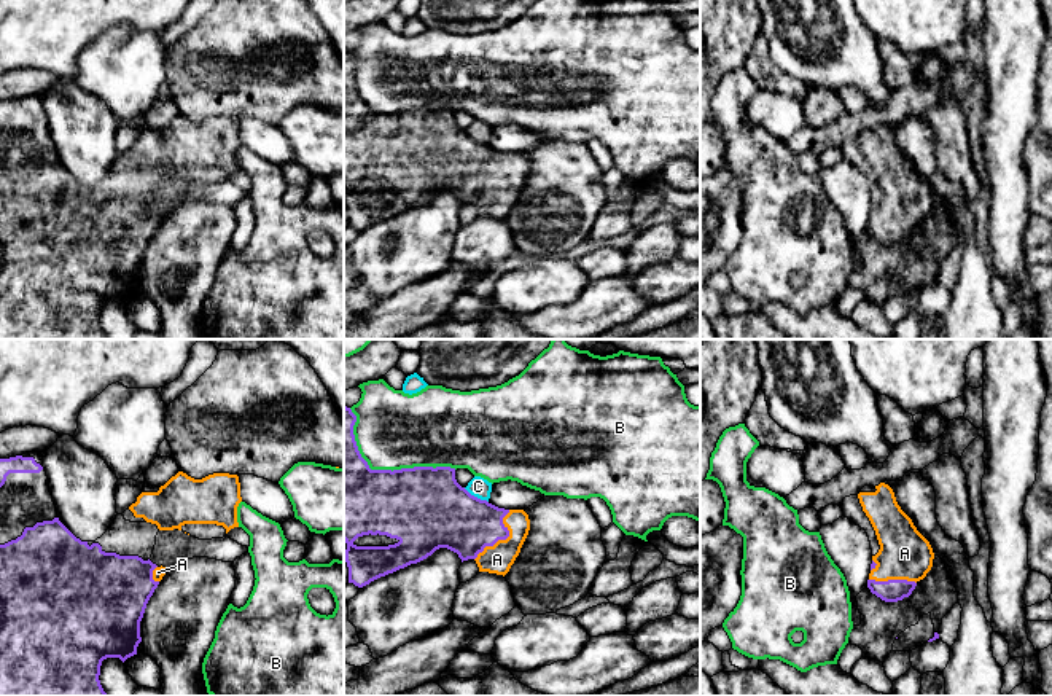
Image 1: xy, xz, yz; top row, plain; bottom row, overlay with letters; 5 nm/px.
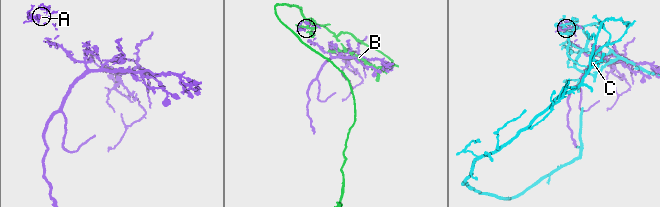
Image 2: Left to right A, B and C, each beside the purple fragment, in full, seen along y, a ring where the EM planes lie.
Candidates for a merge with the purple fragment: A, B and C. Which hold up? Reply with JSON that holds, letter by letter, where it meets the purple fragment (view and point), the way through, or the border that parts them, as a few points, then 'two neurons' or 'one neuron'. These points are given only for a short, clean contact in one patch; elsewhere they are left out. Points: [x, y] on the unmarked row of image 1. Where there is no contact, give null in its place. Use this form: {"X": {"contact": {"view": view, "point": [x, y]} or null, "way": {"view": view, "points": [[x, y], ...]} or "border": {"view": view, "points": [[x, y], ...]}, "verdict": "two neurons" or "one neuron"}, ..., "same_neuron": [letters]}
{"A": {"contact": {"view": "xz", "point": [503, 182]}, "verdict": "one neuron"}, "B": {"contact": {"view": "xz", "point": [384, 113]}, "verdict": "two neurons"}, "C": {"contact": {"view": "xz", "point": [476, 140]}, "verdict": "two neurons"}, "same_neuron": ["A"]}

